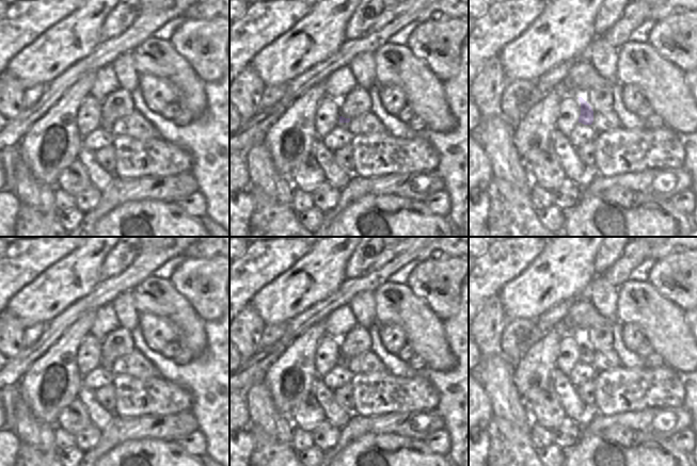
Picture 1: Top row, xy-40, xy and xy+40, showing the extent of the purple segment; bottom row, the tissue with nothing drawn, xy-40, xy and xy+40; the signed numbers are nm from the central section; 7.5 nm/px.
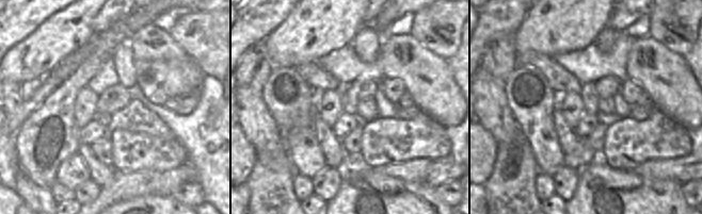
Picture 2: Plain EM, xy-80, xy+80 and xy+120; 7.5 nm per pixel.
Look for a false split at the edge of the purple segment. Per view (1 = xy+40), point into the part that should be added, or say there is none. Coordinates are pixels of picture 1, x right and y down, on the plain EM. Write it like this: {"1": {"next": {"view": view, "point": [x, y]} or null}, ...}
{"1": {"next": null}}

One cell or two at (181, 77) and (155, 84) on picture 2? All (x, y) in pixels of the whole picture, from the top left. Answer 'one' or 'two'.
one

